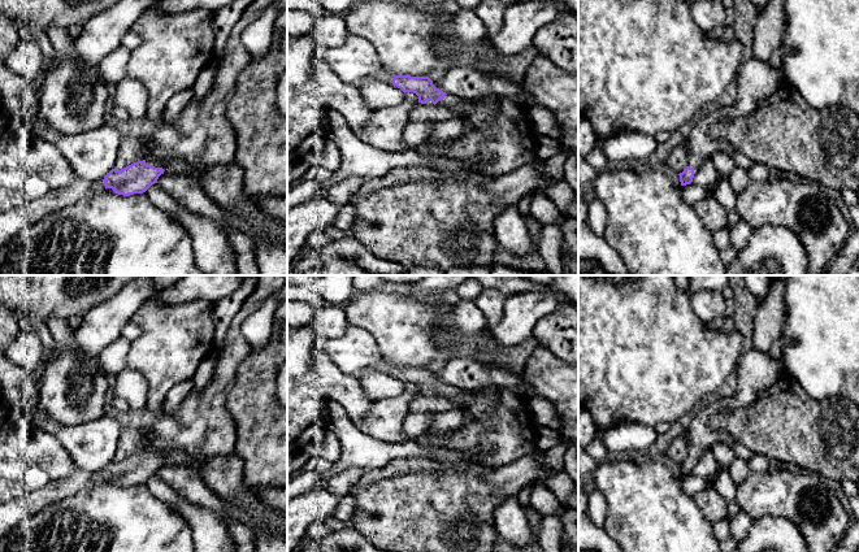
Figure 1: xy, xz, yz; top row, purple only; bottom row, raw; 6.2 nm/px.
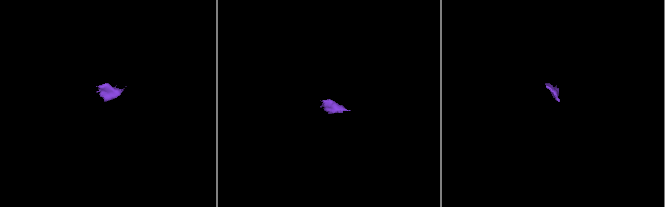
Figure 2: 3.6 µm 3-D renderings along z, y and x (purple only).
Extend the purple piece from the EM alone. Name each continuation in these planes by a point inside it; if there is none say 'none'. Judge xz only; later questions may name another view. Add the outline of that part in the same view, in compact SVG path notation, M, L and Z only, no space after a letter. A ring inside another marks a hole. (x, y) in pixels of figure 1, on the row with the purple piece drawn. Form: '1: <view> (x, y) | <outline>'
1: xz (384, 75) | M381 70L378 73L374 73L374 74L369 75L369 77L365 77L360 82L360 84L365 84L365 83L368 83L370 81L383 81L383 82L390 82L391 83L392 79L394 79L394 75L392 74L390 74L390 73L385 71L385 70Z
2: xz (498, 134) | M448 94L437 104L459 112L463 132L448 145L421 144L420 153L477 161L493 177L528 166L537 157L537 132L526 105L496 95L464 100Z

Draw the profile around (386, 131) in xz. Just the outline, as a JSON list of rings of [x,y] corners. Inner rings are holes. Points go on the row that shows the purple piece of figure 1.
[[[405,92],[404,95],[404,101],[398,107],[376,110],[373,122],[360,132],[356,132],[356,135],[363,142],[382,151],[404,151],[403,131],[409,122],[412,107],[418,103],[416,94]]]

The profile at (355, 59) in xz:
[[[348,34],[339,47],[326,48],[325,60],[329,69],[350,84],[360,84],[365,77],[382,70],[373,44],[359,35]]]

